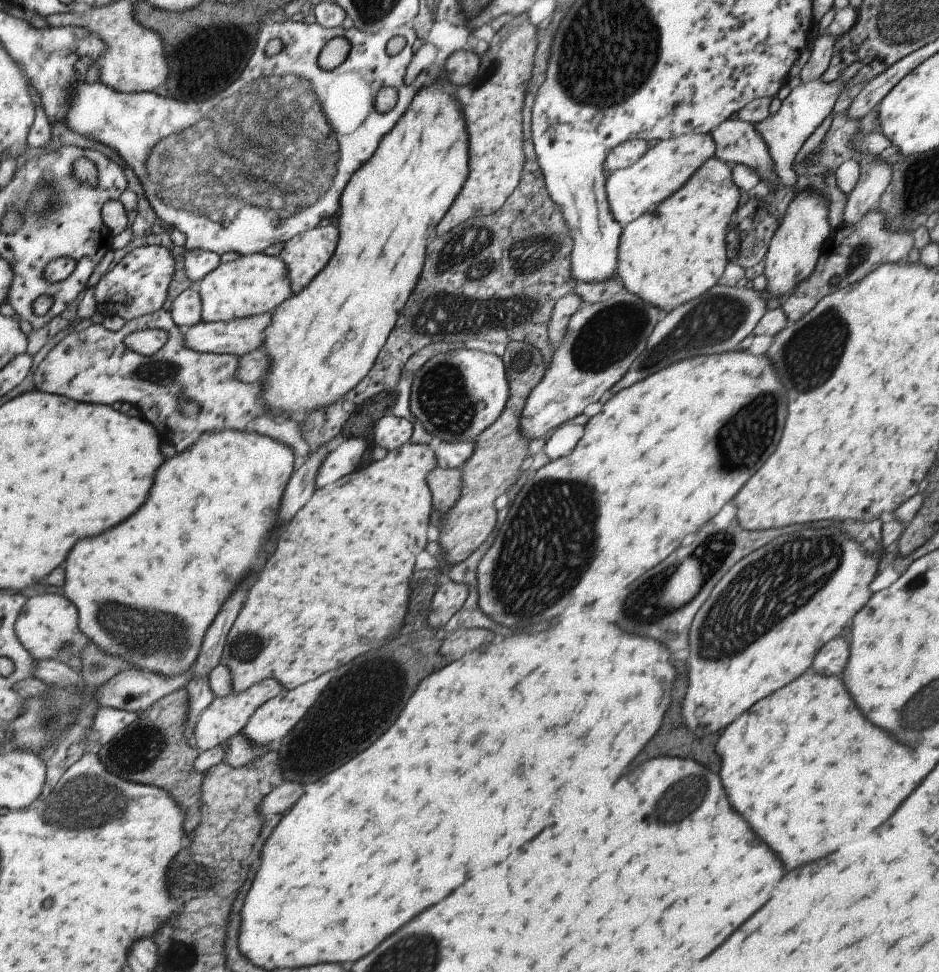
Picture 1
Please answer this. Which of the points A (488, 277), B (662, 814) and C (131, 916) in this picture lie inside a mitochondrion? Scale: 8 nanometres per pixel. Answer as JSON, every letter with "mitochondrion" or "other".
{"A":"mitochondrion","B":"mitochondrion","C":"other"}

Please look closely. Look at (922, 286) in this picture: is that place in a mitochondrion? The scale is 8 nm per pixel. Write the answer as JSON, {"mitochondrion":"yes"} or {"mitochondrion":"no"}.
{"mitochondrion":"no"}

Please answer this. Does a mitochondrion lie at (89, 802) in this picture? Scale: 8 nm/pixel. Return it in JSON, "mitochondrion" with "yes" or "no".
{"mitochondrion":"yes"}

